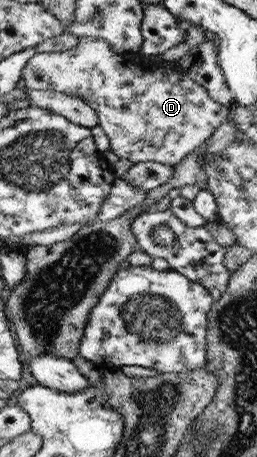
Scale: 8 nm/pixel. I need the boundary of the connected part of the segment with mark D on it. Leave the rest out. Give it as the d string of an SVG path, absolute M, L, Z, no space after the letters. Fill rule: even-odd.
M89 36L79 39L77 46L67 51L35 53L27 61L22 72L22 78L25 80L26 87L31 90L52 90L53 92L65 93L84 99L85 102L89 103L89 106L92 106L97 110L99 125L109 137L111 151L115 153L119 159L129 160L133 163L161 162L161 164L167 164L167 166L177 166L185 156L194 152L197 148L203 148L205 152L203 152L203 162L201 163L201 166L205 166L211 161L213 155L221 153L225 147L229 147L231 143L237 141L238 138L241 137L240 132L236 131L238 128L235 125L232 125L228 120L229 106L225 106L224 103L218 103L216 99L213 99L206 87L191 80L185 72L182 72L171 64L165 68L157 68L157 72L155 72L155 64L151 64L151 59L146 60L145 62L131 62L131 60L127 62L127 60L123 60L123 53L115 54L115 51L109 46L109 43L104 38L92 38L92 36Z

